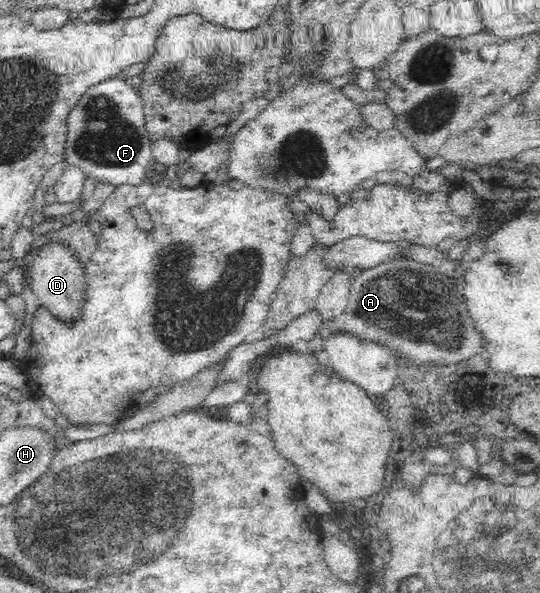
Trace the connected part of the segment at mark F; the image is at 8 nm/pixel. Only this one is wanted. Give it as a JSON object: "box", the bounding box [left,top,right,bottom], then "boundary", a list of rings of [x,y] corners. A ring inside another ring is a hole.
{"box":[64,76,155,186],"boundary":[[[119,76],[91,86],[68,112],[64,161],[79,167],[96,181],[139,186],[155,170],[143,109],[138,91]]]}

